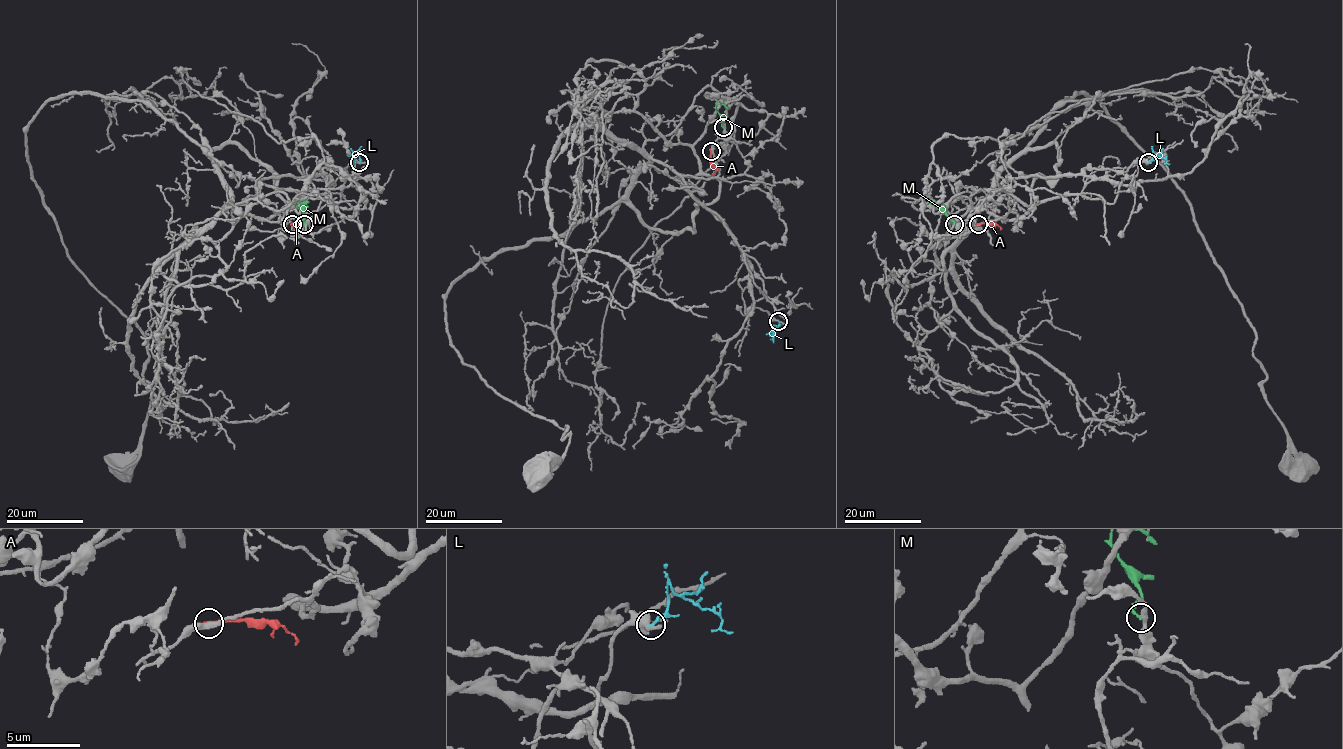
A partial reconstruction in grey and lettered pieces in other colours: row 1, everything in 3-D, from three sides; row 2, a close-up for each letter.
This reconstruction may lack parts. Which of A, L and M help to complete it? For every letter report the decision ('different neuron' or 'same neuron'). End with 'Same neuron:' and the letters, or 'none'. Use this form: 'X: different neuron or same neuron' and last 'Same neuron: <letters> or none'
A: different neuron
L: different neuron
M: different neuron
Same neuron: none

